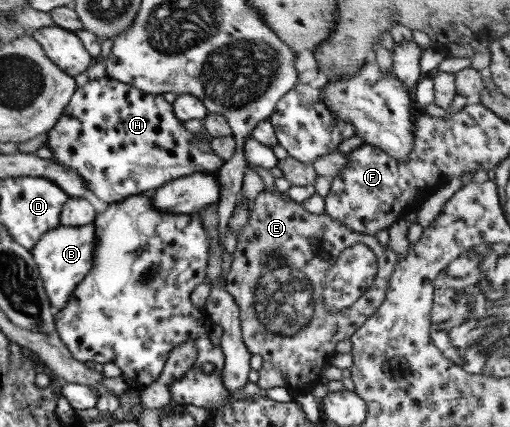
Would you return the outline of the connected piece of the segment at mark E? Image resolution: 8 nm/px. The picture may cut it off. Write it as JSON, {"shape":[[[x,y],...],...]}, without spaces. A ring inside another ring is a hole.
{"shape":[[[264,190],[252,201],[253,207],[249,212],[248,222],[241,228],[237,236],[236,250],[231,254],[231,267],[224,279],[225,289],[234,297],[240,310],[241,335],[248,352],[262,356],[258,386],[266,390],[285,386],[294,396],[304,390],[311,391],[312,387],[320,382],[324,370],[330,365],[335,354],[336,343],[350,338],[364,321],[378,311],[378,307],[386,298],[389,280],[397,265],[398,257],[389,246],[380,245],[376,235],[354,232],[326,212],[312,214],[302,203],[293,201],[287,193]],[[356,244],[364,244],[370,248],[371,254],[377,261],[377,273],[373,283],[351,307],[344,308],[338,314],[328,314],[323,296],[319,294],[323,290],[324,277],[340,253]],[[284,258],[296,260],[298,270],[286,266]]]}

